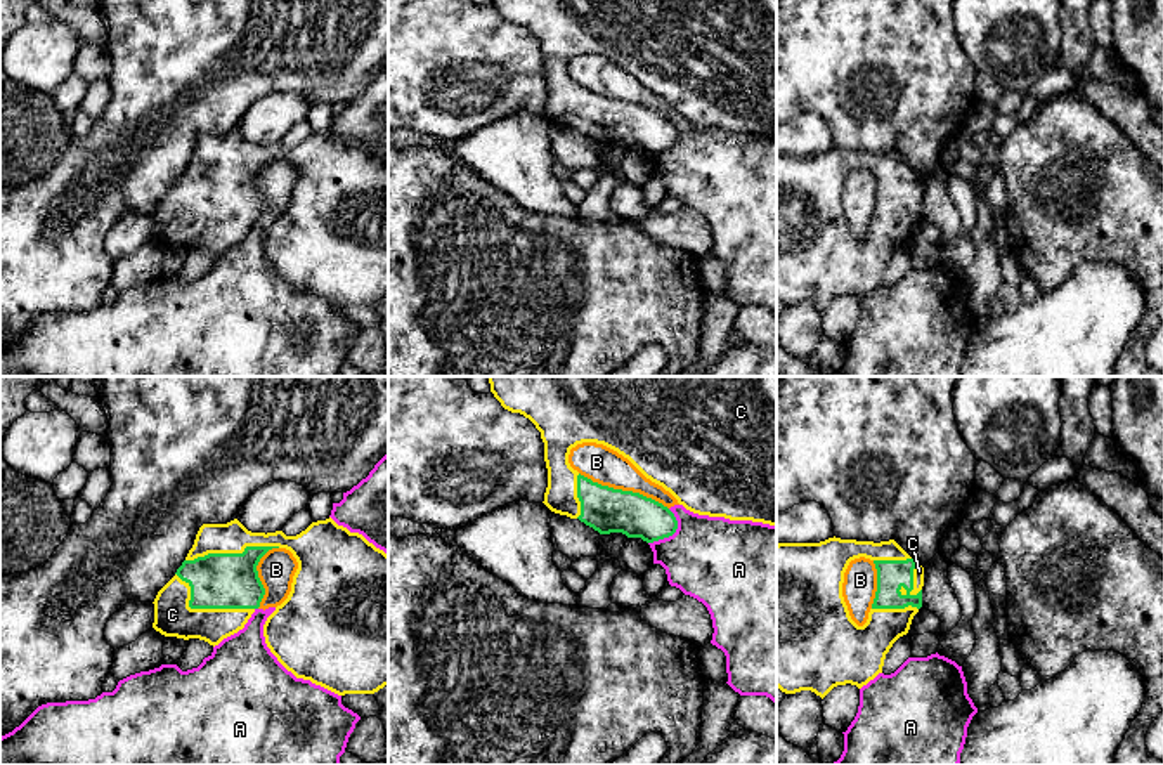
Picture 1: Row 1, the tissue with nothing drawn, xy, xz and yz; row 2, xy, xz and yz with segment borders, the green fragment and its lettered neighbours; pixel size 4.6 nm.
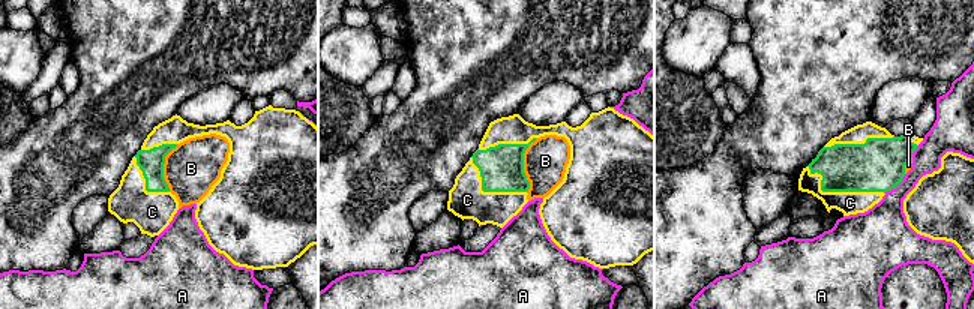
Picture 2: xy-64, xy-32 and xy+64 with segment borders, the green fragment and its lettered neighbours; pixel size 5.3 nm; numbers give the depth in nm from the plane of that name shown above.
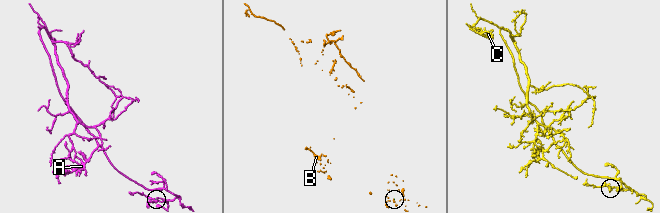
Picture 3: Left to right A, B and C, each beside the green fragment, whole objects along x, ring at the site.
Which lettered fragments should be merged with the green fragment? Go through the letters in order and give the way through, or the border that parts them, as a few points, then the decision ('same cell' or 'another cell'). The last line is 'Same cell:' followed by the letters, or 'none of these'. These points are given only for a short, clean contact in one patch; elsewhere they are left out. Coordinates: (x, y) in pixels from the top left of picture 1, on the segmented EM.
A: along xz (669, 509), (676, 521), (676, 529), (649, 543) | another cell
B: another cell
C: same cell
Same cell: C

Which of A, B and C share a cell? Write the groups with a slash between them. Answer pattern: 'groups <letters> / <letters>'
groups A B / C

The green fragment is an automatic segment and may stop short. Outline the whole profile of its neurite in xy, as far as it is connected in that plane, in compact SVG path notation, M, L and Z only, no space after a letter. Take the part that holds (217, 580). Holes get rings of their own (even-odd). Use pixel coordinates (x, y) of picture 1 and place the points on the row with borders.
M331 517L296 536L251 533L237 519L203 524L185 560L153 602L153 628L213 647L237 633L265 595L257 566L272 548L289 550L298 562L288 598L263 624L265 644L277 661L296 678L338 696L374 694L388 685L388 555Z

